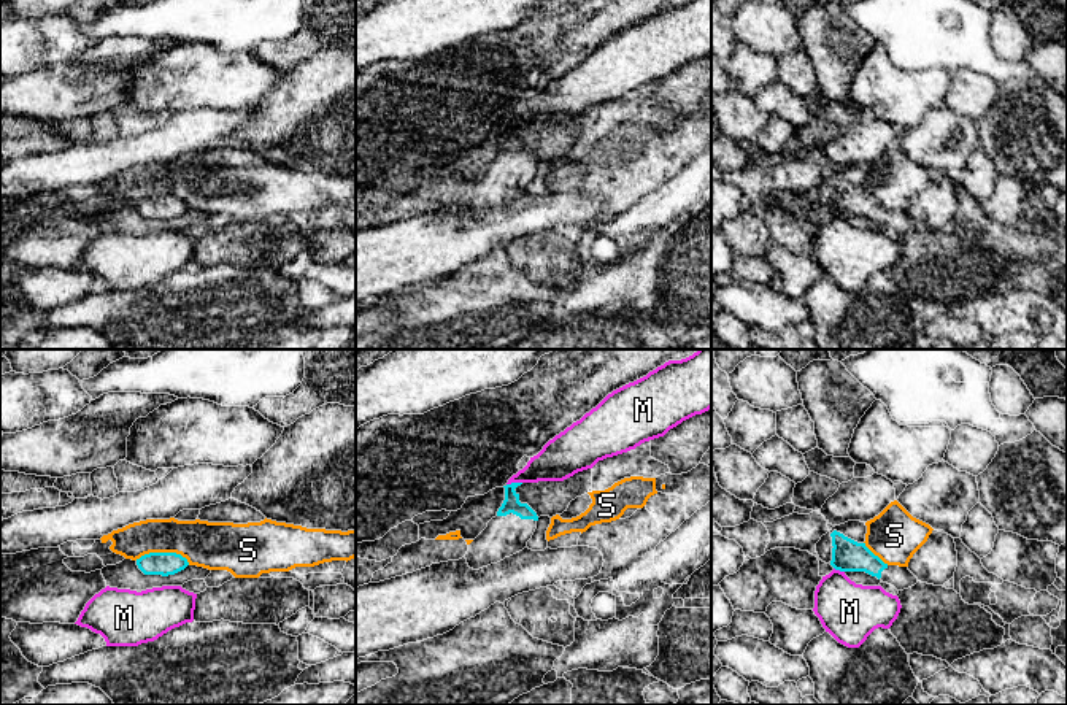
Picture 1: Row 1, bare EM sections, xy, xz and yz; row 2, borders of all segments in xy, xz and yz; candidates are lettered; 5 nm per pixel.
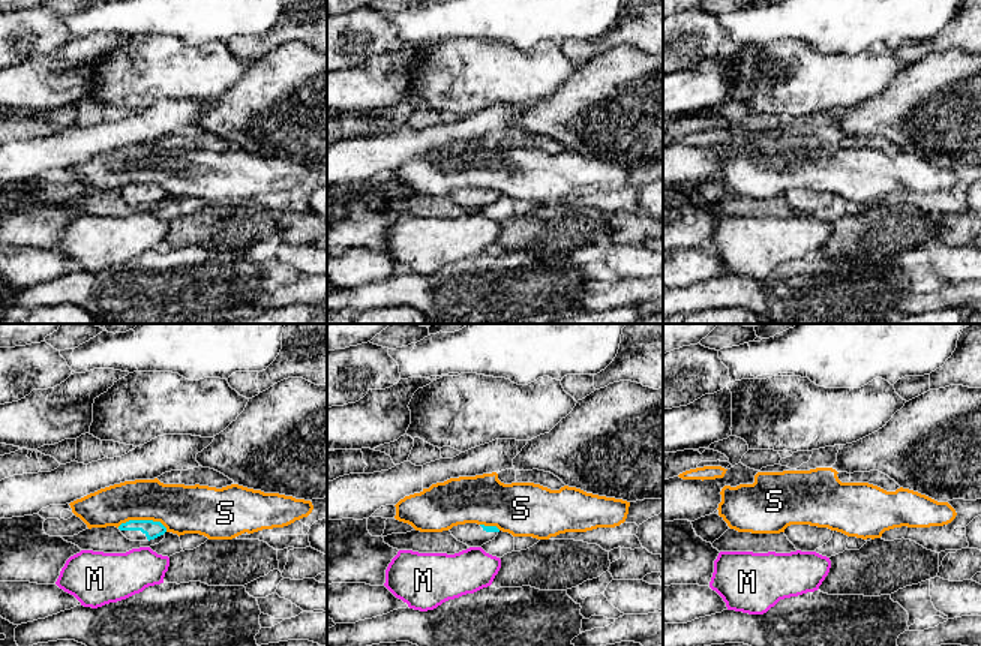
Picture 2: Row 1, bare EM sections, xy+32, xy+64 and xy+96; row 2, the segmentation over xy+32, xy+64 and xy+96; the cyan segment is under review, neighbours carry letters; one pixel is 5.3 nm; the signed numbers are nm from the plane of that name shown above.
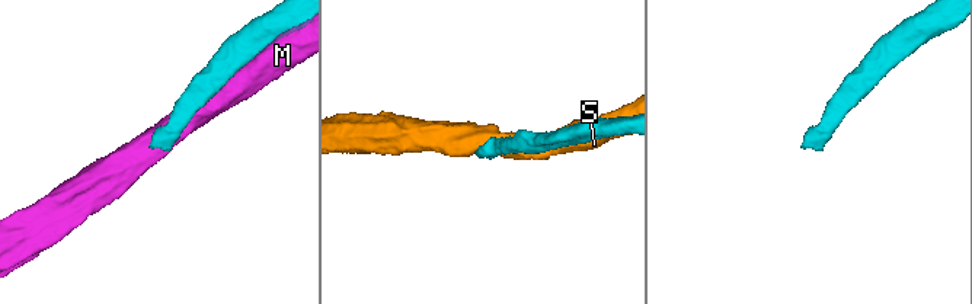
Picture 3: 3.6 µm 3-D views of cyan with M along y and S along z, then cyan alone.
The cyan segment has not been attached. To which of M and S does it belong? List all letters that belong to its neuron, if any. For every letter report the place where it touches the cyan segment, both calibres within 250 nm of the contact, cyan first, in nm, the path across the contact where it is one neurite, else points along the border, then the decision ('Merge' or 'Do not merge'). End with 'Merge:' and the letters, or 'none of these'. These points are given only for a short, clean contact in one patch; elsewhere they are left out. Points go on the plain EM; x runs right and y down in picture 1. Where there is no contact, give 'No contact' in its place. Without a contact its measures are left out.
M: Touches cyan at xz (513, 127). Thickness 90 nm (cyan) against 190 nm. Do not merge
S: Touches cyan at xy (164, 197). Thickness 120 nm (cyan) against 240 nm. Boundary: xy (135, 204), (150, 197), (180, 197), (189, 208). Do not merge
Merge: none of these

